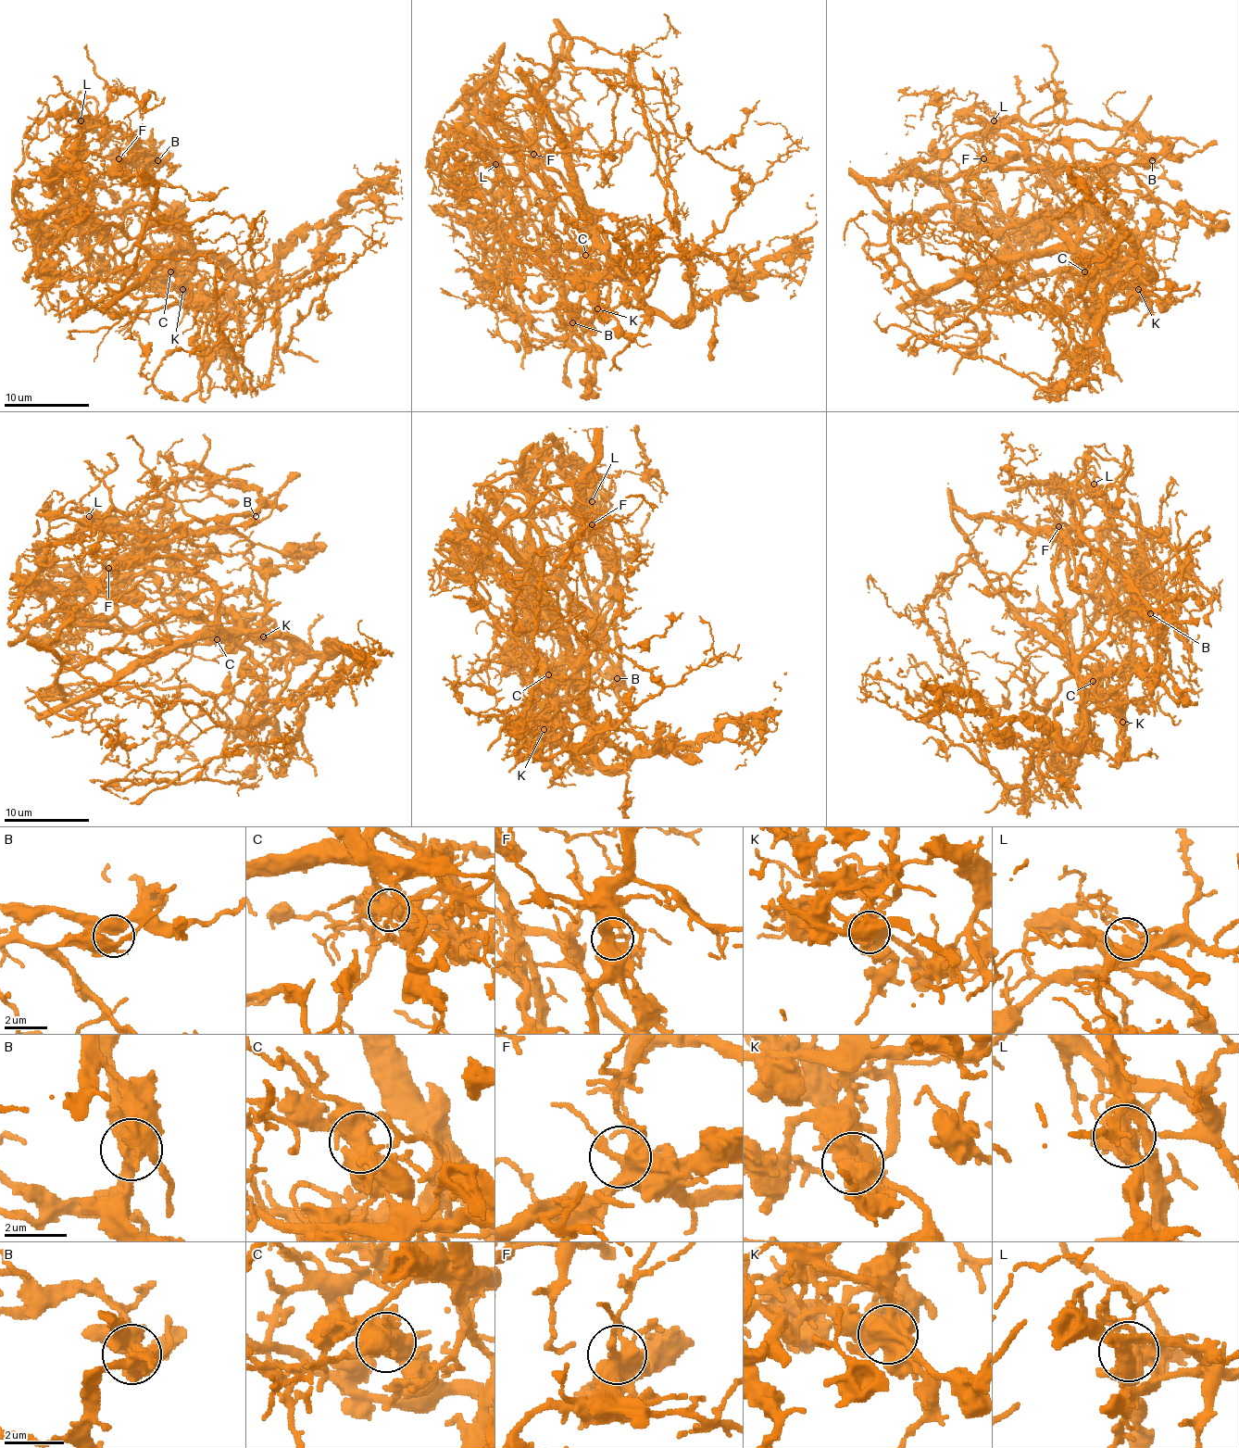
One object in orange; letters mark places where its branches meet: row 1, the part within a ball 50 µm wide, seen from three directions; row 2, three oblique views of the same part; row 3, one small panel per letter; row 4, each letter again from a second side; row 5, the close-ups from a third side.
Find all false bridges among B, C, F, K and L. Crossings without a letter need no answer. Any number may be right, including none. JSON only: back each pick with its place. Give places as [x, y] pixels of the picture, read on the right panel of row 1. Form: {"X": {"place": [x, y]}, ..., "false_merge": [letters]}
{"C": {"place": [1084, 271]}, "K": {"place": [1138, 289]}, "false_merge": ["C", "K"]}

